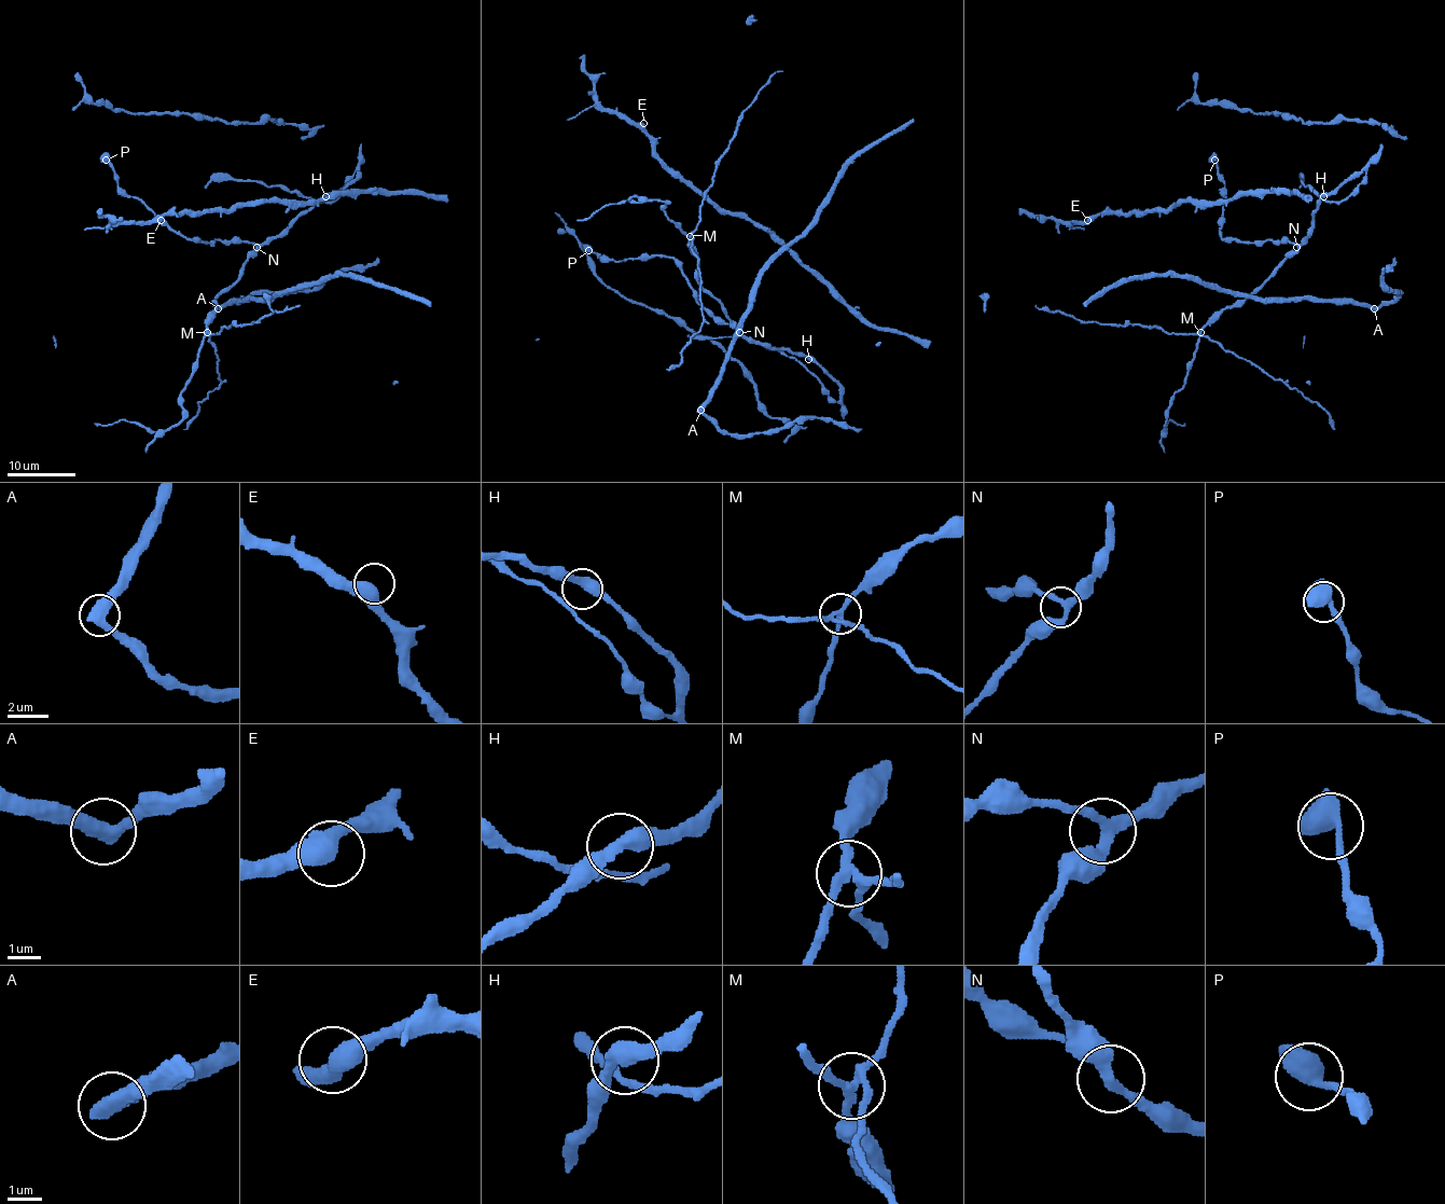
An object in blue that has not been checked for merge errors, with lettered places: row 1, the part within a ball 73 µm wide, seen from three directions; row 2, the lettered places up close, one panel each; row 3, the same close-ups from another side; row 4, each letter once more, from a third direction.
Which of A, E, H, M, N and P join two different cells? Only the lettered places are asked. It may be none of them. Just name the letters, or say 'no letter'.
A, M

